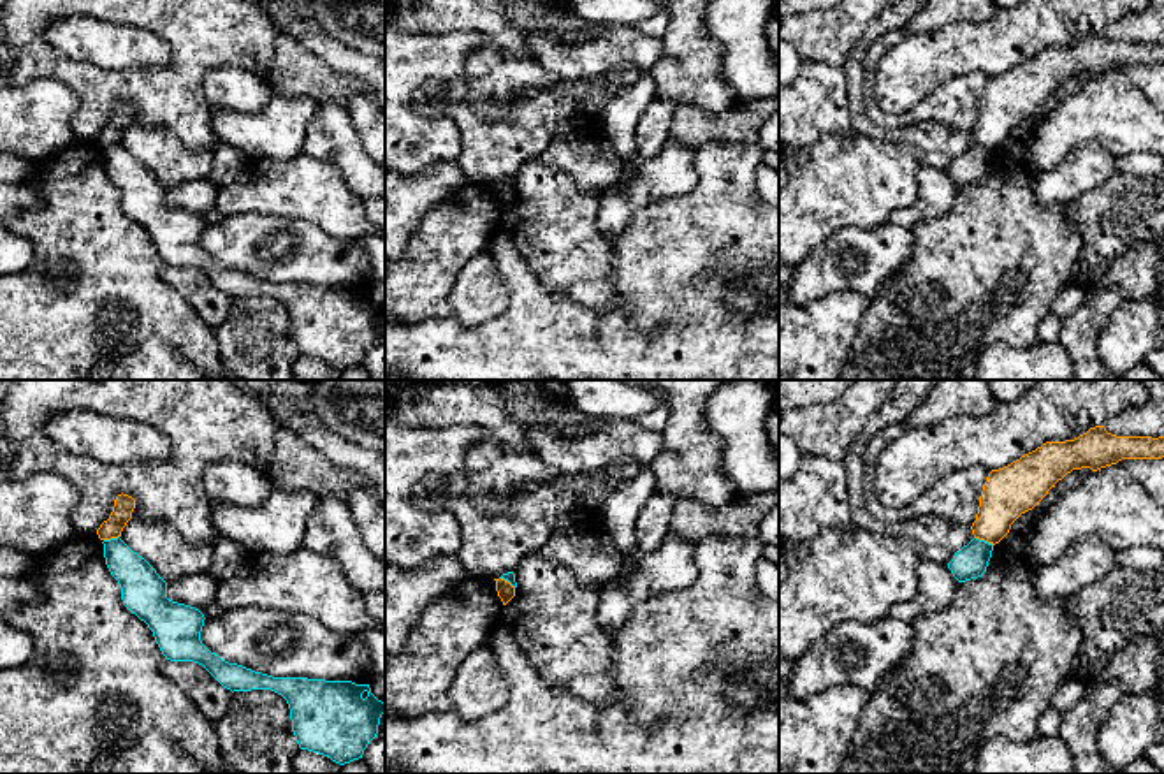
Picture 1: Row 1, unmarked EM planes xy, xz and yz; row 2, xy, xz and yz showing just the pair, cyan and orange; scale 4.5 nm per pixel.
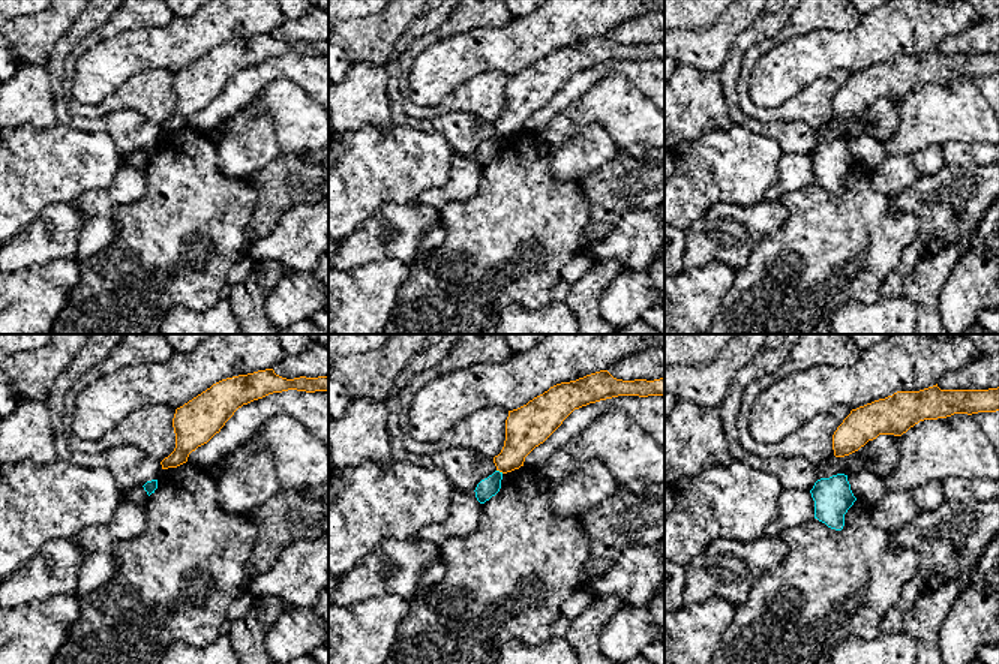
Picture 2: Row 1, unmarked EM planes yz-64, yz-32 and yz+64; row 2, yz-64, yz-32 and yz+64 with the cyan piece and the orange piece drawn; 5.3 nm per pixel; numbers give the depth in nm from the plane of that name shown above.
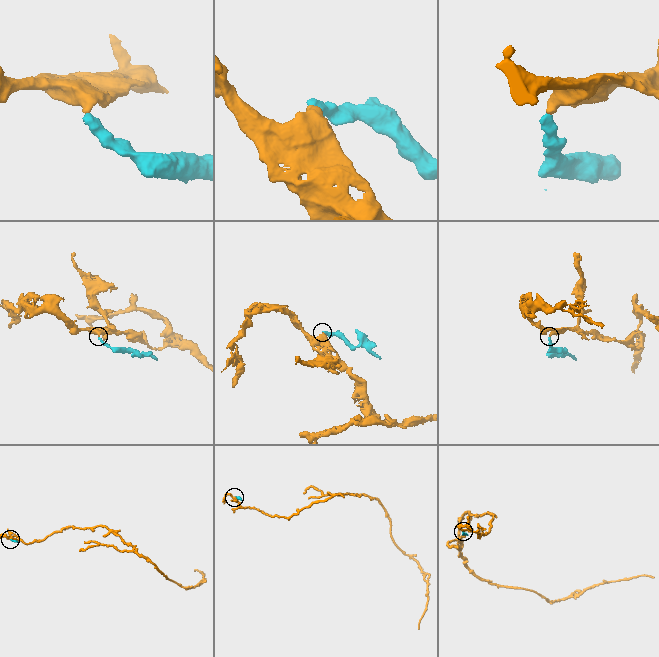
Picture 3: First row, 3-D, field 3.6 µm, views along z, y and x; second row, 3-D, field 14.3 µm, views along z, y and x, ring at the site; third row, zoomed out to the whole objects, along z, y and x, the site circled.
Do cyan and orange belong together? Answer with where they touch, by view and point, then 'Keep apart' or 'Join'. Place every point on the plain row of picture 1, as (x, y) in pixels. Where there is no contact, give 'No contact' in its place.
Touches cyan at yz (983, 146). Keep apart

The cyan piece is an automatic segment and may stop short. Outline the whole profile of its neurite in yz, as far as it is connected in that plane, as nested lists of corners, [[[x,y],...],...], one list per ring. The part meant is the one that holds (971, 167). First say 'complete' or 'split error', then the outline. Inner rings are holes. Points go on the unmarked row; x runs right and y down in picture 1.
complete; [[[974,142],[967,151],[955,158],[948,174],[958,188],[978,185],[986,178],[992,157],[993,150]]]

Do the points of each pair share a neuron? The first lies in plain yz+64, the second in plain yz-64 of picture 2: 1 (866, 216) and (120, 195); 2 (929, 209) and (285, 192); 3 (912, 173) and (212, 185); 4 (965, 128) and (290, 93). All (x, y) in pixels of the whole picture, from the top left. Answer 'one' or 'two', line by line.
1: two
2: one
3: two
4: one

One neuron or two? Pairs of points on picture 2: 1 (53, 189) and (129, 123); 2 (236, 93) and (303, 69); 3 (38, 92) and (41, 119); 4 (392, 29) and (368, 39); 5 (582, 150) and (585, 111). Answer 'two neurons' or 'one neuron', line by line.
1: two neurons
2: one neuron
3: one neuron
4: one neuron
5: two neurons

